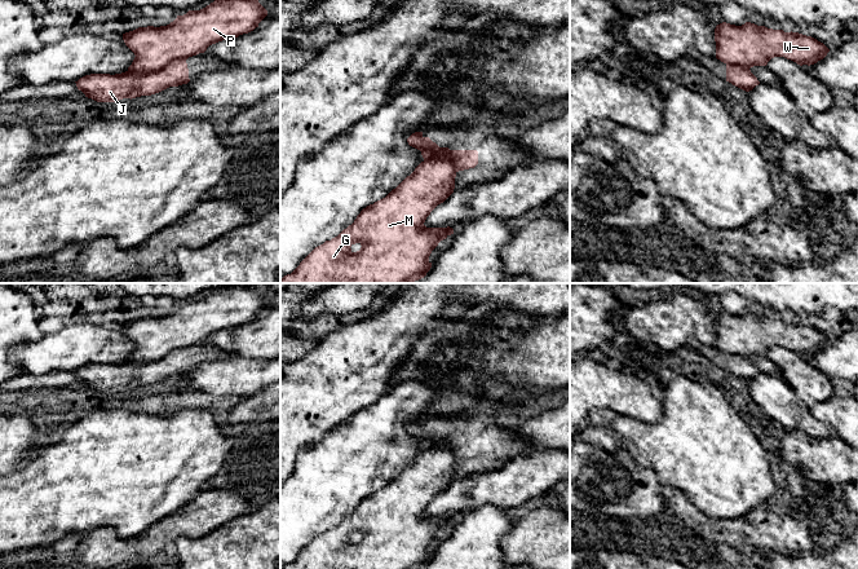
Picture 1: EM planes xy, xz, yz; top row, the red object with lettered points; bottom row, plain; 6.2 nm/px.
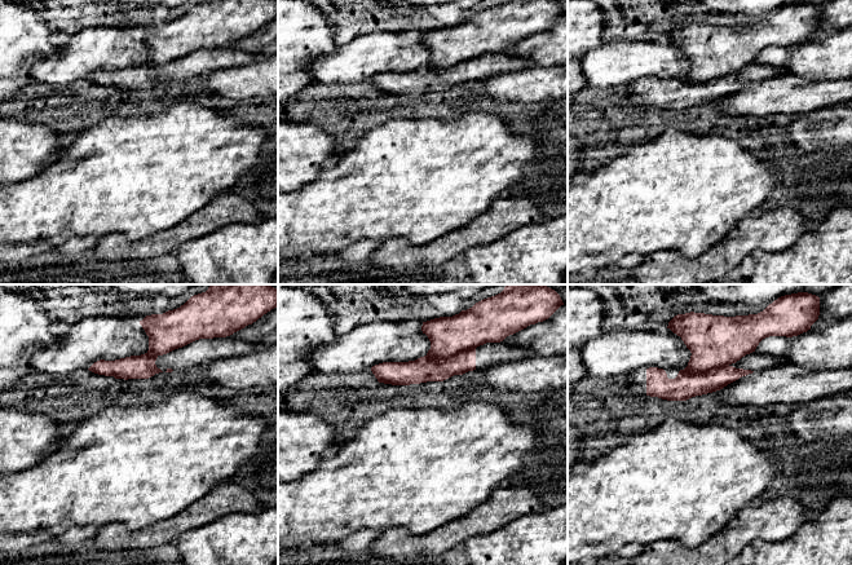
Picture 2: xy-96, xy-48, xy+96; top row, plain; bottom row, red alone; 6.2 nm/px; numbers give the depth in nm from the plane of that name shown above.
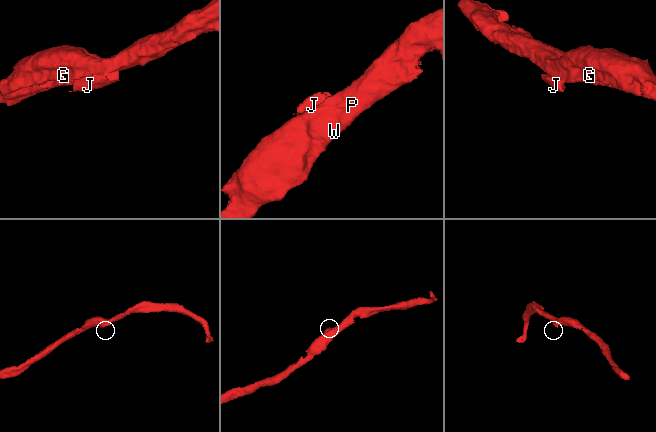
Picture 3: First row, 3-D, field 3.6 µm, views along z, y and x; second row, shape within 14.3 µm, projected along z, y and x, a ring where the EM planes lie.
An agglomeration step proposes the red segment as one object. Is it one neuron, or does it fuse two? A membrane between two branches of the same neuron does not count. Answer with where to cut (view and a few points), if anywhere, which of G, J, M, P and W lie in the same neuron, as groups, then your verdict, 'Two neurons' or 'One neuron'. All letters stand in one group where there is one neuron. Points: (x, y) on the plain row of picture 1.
Split along xy (186, 347), (173, 349), (158, 360), (145, 362), (128, 361). Groups: G M P W / J. Two neurons

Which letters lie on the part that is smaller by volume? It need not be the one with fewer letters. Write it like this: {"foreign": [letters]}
{"foreign": ["J"]}

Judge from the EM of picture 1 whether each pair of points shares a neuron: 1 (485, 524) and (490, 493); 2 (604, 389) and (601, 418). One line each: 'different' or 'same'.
1: different
2: different

